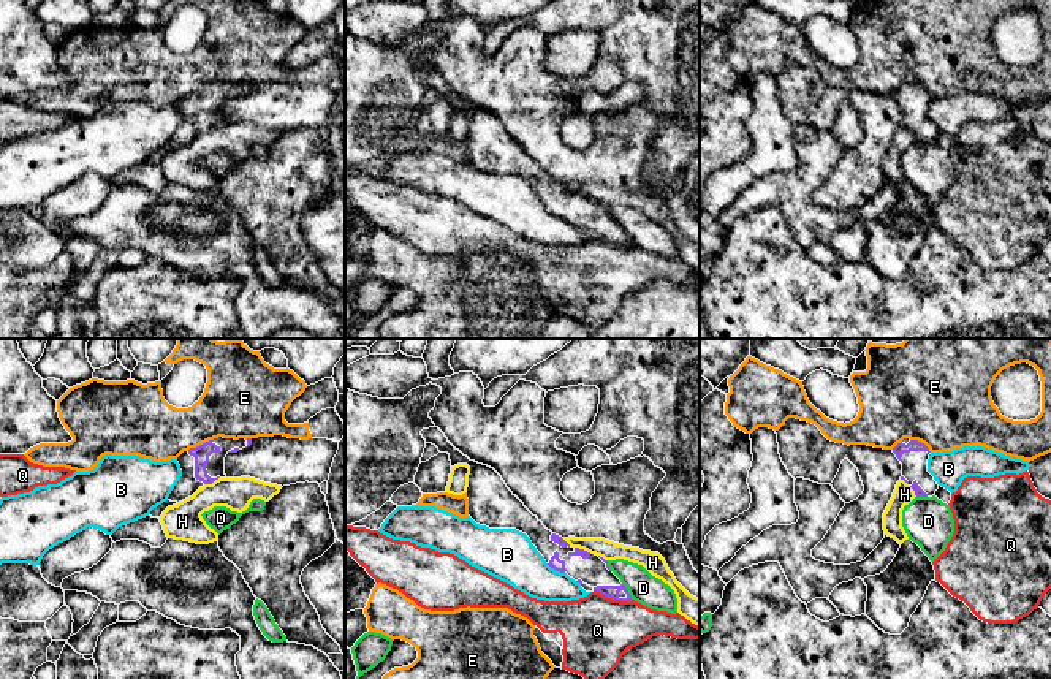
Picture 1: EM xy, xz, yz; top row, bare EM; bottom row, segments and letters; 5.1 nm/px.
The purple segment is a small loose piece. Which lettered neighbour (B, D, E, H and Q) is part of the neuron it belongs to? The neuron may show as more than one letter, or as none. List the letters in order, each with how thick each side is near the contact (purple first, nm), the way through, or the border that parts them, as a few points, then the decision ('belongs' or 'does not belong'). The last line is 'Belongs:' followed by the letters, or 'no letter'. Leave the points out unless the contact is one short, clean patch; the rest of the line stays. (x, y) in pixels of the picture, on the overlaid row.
B: 60/260 nm | does not belong
D: 60/160 nm | does not belong
E: 90/320 nm | does not belong
H: 90/190 nm | along xy (219, 477), (204, 485) | does not belong
Q: 60/360 nm | does not belong
Belongs: no letter

